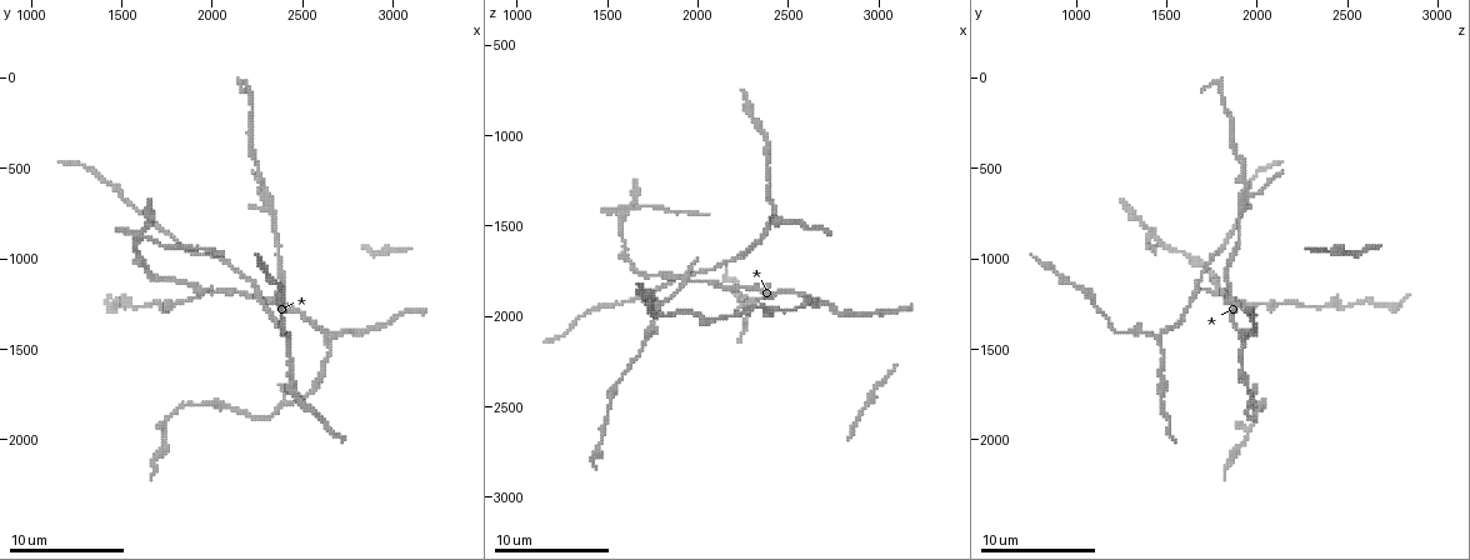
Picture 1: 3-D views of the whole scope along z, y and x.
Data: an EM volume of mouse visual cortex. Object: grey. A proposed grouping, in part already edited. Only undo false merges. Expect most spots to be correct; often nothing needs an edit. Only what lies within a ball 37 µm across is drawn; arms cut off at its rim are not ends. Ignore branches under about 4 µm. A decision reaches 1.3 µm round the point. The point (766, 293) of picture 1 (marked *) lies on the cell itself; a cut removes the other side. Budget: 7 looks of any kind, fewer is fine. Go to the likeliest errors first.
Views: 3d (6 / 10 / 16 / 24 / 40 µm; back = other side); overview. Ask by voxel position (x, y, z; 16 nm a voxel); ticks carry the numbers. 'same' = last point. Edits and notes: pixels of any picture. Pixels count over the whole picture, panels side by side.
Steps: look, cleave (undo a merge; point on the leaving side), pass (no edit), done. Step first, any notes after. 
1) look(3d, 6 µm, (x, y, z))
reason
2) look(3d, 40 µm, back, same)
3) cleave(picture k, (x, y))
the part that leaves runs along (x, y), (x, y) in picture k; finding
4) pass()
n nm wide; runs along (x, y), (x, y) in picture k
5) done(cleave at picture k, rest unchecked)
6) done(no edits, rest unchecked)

look(3d, 6 µm, (1940, 1200, 1800))
four-way junction

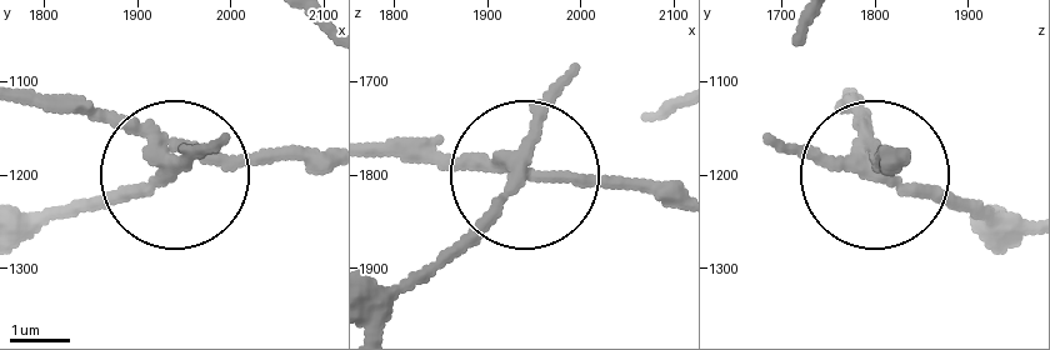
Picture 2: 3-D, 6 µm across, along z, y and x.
look(3d, 6 µm, back, (1930, 1195, 1800))
from behind

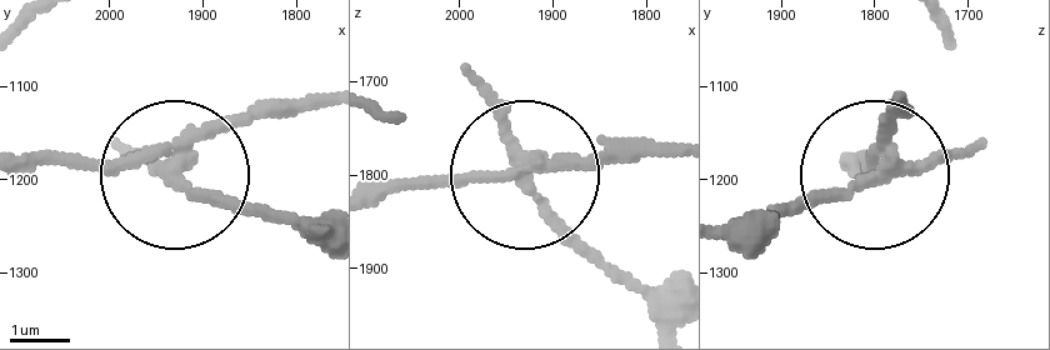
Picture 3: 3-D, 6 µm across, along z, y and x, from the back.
cleave(picture 3, (211, 198))
side arm 20 µm; the part that leaves runs along (185, 154), (190, 184), (305, 224) in picture 3; two cells meet here

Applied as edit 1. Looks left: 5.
look(overview)
redraw

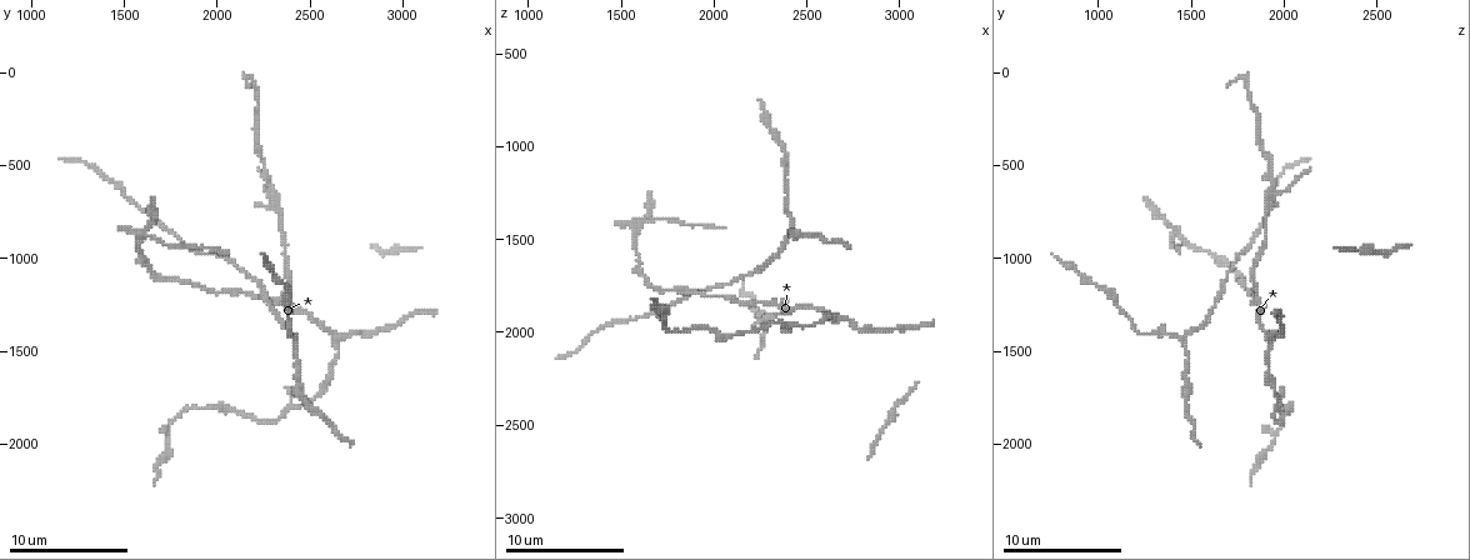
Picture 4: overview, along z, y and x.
look(3d, 6 µm, (1600, 840, 1420))
four or more arms meet

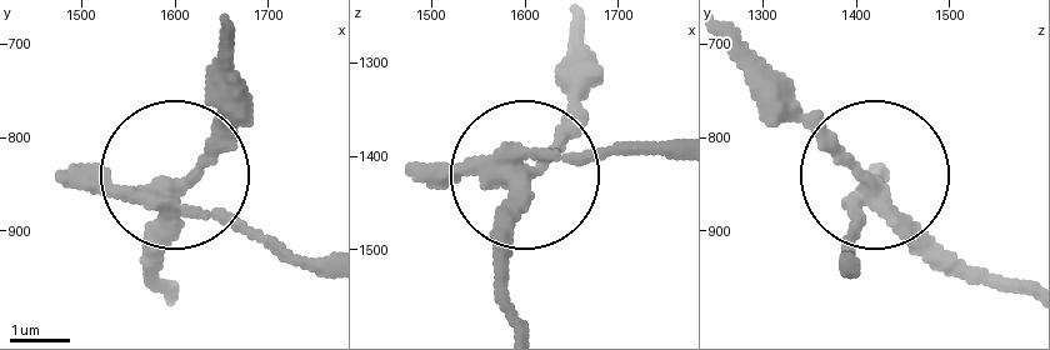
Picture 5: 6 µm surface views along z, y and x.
look(3d, 6 µm, back, (1605, 855, 1410))

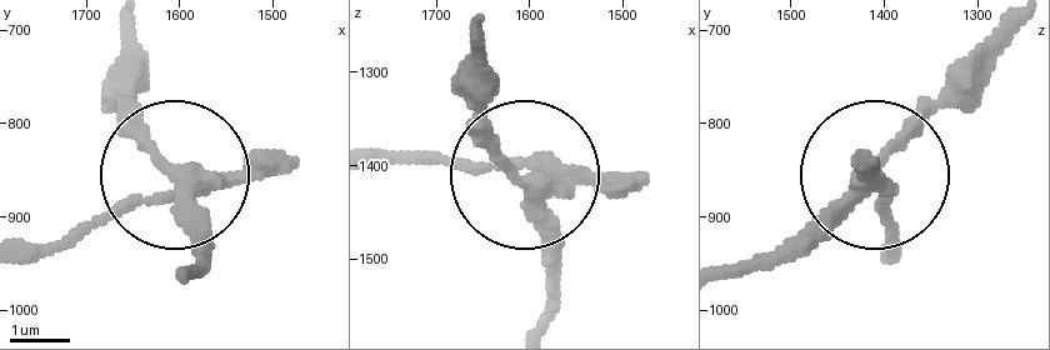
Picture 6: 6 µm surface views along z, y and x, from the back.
cleave(picture 6, (133, 201))
270 nm wide; the part that leaves runs along (221, 183), (136, 198), (31, 243) in picture 6; a second cell is stuck on

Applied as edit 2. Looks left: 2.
look(3d, 6 µm, (2460, 1800, 1960))
three-way junction

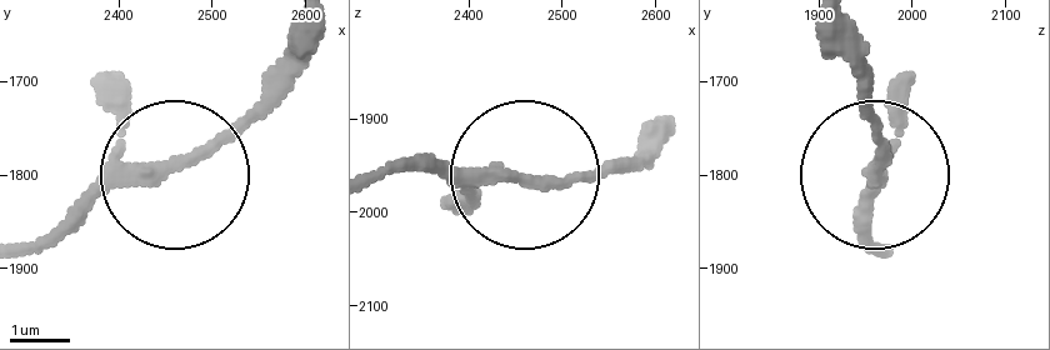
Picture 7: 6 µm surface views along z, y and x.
pass()
3 arms; continuous, no second cell

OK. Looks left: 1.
look(3d, 6 µm, (2640, 1440, 1920))
three arms meet

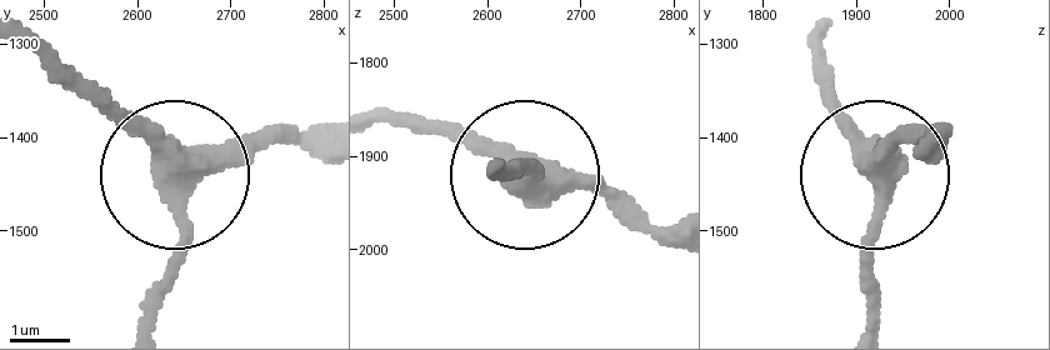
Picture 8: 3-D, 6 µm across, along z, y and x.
pass()
3 arms; runs along (823, 30), (813, 55), (868, 170), (913, 135) in picture 8; all the same cell

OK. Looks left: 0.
done(cleave at picture 3, cleave at picture 6, rest unchecked)

